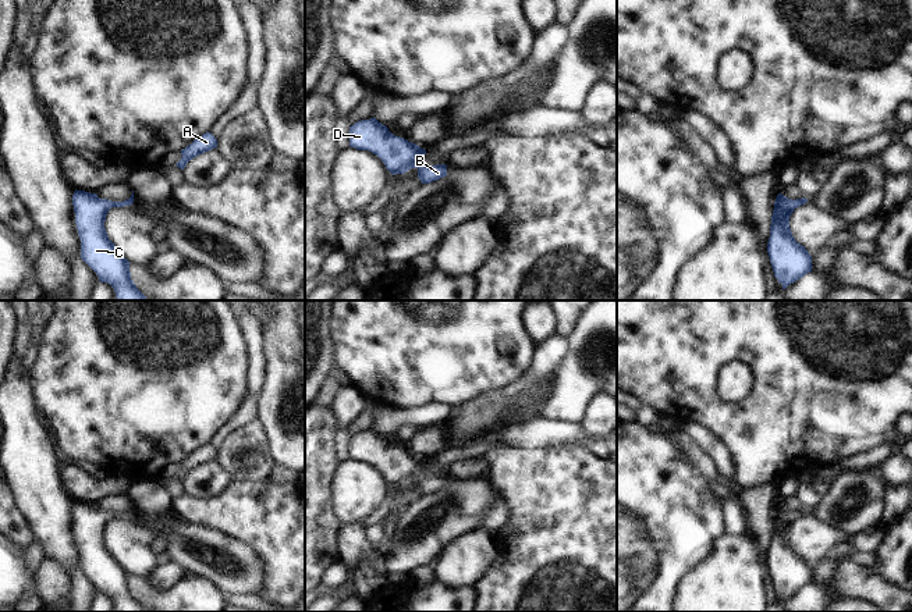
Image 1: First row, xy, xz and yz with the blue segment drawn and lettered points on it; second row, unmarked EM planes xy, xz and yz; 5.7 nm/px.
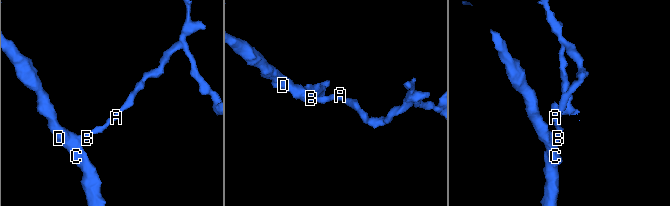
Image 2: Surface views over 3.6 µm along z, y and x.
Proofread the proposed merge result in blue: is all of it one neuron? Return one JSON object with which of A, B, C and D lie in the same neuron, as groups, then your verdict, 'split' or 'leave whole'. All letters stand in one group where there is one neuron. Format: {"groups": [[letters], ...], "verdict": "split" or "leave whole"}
{"groups": [["A", "B", "C", "D"]], "verdict": "leave whole"}

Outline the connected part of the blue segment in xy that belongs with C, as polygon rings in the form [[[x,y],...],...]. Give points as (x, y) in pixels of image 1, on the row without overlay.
[[[77,502],[72,506],[75,536],[81,551],[81,570],[97,586],[100,594],[114,599],[117,612],[148,612],[131,591],[129,573],[109,551],[104,533],[111,519],[134,515],[134,502],[124,513],[100,510],[96,505]]]

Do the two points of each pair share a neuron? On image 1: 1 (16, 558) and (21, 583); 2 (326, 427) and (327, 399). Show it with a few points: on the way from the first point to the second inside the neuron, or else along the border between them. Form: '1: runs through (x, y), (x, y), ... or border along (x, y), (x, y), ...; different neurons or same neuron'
1: runs through (16, 564), (16, 577); same neuron
2: border along (319, 406), (330, 408); different neurons

